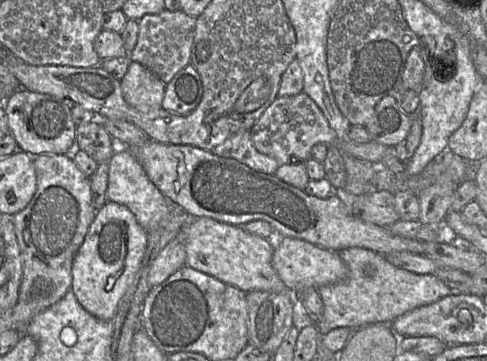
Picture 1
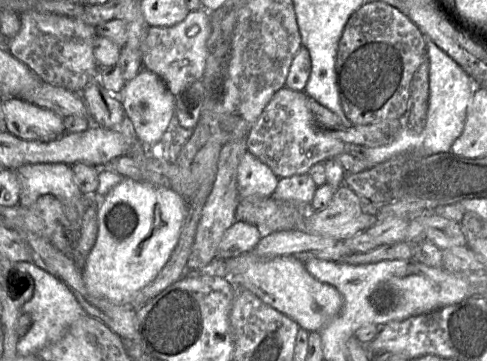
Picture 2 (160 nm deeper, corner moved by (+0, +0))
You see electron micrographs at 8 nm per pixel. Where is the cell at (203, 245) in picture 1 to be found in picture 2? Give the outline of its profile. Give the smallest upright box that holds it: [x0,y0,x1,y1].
[225,252,343,332]

